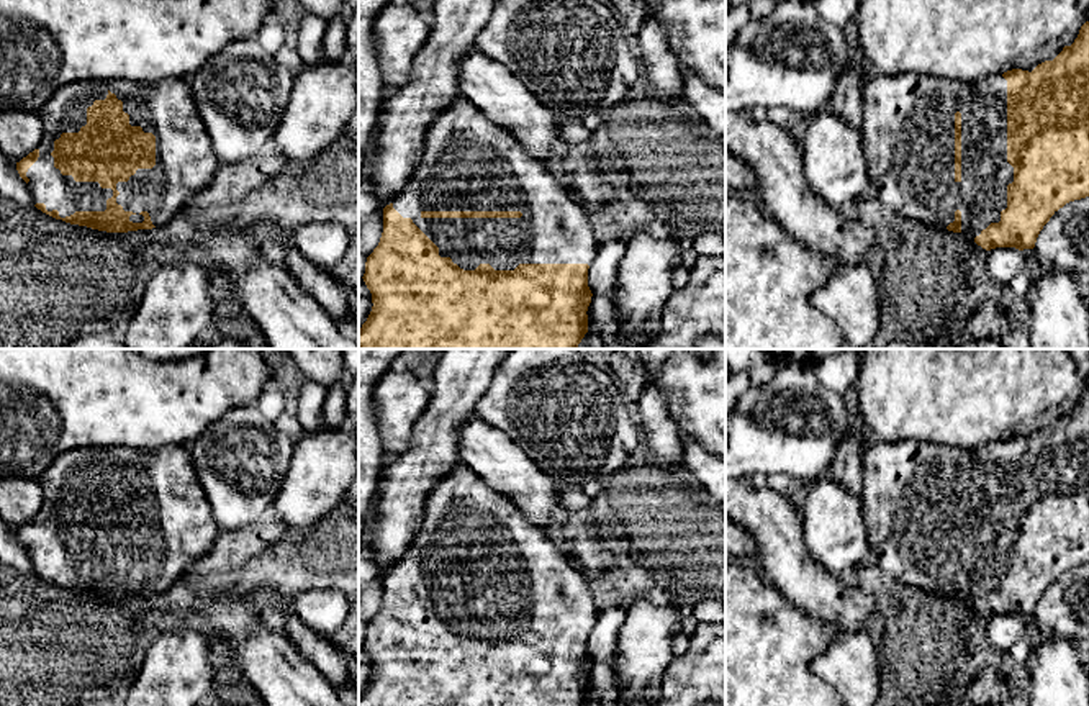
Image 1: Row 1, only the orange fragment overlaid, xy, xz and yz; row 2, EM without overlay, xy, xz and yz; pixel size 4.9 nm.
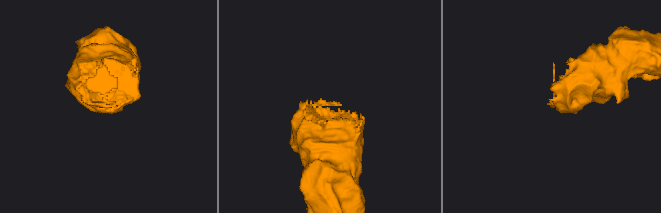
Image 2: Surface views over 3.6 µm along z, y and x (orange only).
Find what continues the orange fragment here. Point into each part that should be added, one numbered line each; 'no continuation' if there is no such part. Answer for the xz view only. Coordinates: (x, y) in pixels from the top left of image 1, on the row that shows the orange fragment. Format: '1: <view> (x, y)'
1: xz (469, 164)

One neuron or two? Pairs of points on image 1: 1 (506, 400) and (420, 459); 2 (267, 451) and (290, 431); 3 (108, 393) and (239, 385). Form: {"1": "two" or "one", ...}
{"1": "two", "2": "two", "3": "one"}

